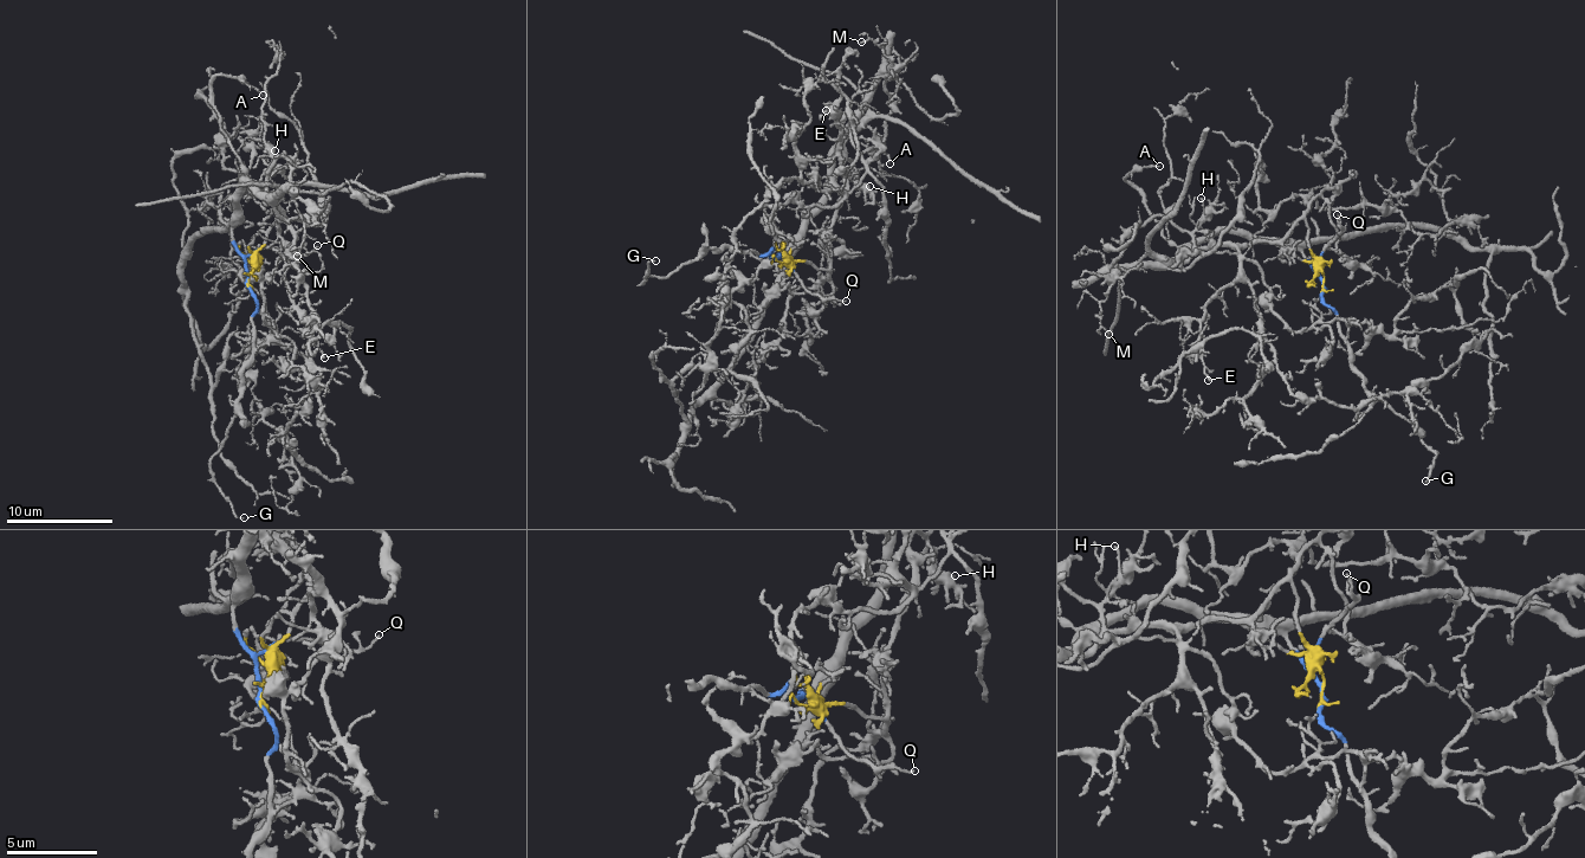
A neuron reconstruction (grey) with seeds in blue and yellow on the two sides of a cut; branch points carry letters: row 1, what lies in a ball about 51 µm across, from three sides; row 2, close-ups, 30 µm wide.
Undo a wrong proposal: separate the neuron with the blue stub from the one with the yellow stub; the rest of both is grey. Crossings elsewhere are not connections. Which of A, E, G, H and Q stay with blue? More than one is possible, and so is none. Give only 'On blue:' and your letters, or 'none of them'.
On blue: A, G, Q

